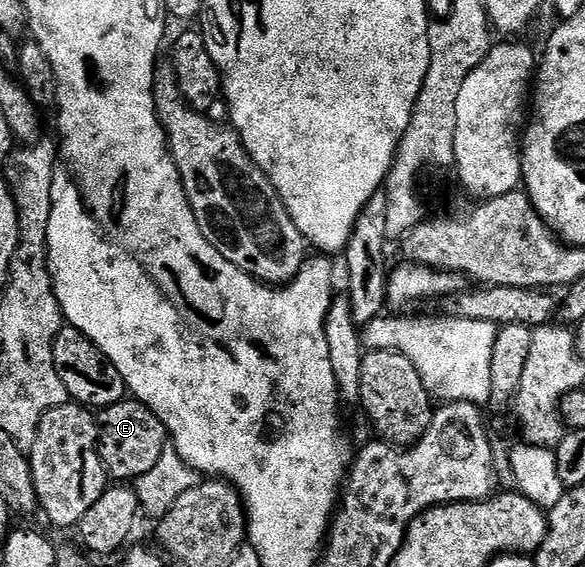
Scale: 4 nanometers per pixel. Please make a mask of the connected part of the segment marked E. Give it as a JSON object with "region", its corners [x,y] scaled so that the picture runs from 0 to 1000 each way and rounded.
{"region":[[[212,704],[168,723],[166,741],[169,746],[169,801],[176,811],[176,822],[183,825],[185,843],[195,845],[198,850],[229,852],[238,847],[241,838],[255,838],[255,831],[262,831],[262,824],[268,824],[268,810],[275,810],[275,802],[289,788],[285,757],[275,746],[275,739],[268,732],[262,732],[262,725],[255,725],[255,718],[248,718],[234,705]]]}

